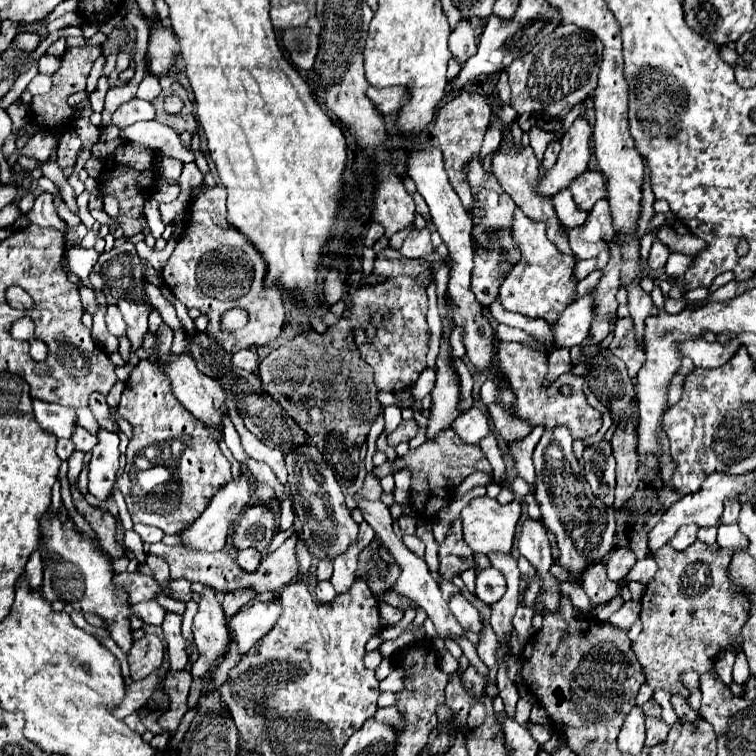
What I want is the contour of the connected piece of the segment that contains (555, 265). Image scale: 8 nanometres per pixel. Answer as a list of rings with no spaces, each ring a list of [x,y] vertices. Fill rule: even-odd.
[[[516,206],[512,221],[512,236],[519,243],[521,259],[514,265],[500,287],[499,298],[507,311],[517,311],[527,317],[543,317],[549,311],[563,313],[577,297],[577,279],[573,275],[575,257],[563,255],[545,235],[543,221],[529,219]]]

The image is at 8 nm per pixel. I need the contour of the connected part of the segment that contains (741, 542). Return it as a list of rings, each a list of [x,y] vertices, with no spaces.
[[[737,524],[720,525],[717,530],[717,543],[721,548],[736,551],[748,551],[749,540],[740,531]]]

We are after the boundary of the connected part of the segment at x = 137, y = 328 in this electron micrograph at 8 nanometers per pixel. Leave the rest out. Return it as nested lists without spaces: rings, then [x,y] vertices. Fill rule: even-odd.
[[[119,299],[117,307],[119,307],[119,311],[125,317],[127,337],[131,341],[131,359],[129,359],[129,363],[135,365],[139,361],[139,357],[135,355],[135,351],[143,345],[143,333],[147,333],[147,317],[149,317],[151,305],[147,305],[145,301]]]

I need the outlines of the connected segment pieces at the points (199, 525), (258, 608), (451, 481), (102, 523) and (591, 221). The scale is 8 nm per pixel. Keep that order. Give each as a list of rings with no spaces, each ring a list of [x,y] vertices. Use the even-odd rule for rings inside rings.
[[[241,473],[237,479],[231,479],[229,483],[225,483],[217,491],[217,495],[211,499],[211,505],[203,511],[203,517],[199,517],[199,521],[195,521],[195,525],[191,525],[191,529],[187,529],[187,533],[181,533],[183,543],[191,545],[191,547],[197,547],[197,549],[205,549],[205,551],[223,549],[227,533],[229,533],[229,527],[233,523],[237,523],[239,515],[249,505],[251,491],[253,491],[253,485],[251,485],[251,481],[249,481],[249,477],[245,473]]]
[[[281,597],[273,601],[257,601],[251,609],[237,613],[231,621],[231,635],[239,643],[239,653],[247,653],[259,639],[263,639],[281,617]]]
[[[453,429],[443,431],[439,437],[435,437],[435,441],[425,441],[421,447],[417,447],[415,451],[409,451],[405,457],[401,457],[395,463],[395,469],[403,469],[403,467],[413,469],[411,505],[423,517],[437,515],[437,511],[449,503],[449,499],[453,495],[453,487],[457,487],[467,475],[471,475],[475,471],[493,471],[487,457],[481,451],[481,447],[463,443],[455,435]]]
[[[73,483],[71,485],[71,495],[73,495],[73,501],[75,501],[75,507],[77,511],[91,523],[91,527],[95,529],[97,537],[99,537],[99,543],[101,547],[111,555],[111,557],[123,557],[125,551],[123,547],[117,545],[115,541],[115,517],[109,513],[109,511],[103,511],[99,507],[93,507],[85,501],[83,493],[79,491],[79,485]]]
[[[597,201],[595,207],[589,211],[587,221],[581,227],[567,231],[567,235],[573,255],[579,259],[591,259],[597,257],[601,251],[609,249],[609,243],[615,237],[609,201]]]

